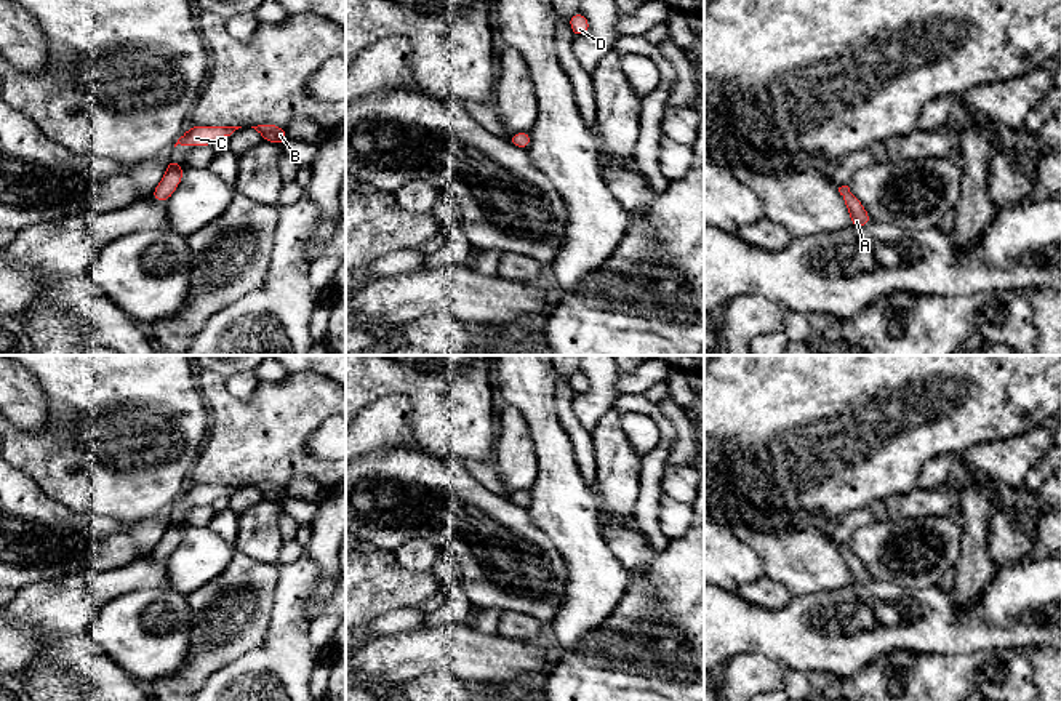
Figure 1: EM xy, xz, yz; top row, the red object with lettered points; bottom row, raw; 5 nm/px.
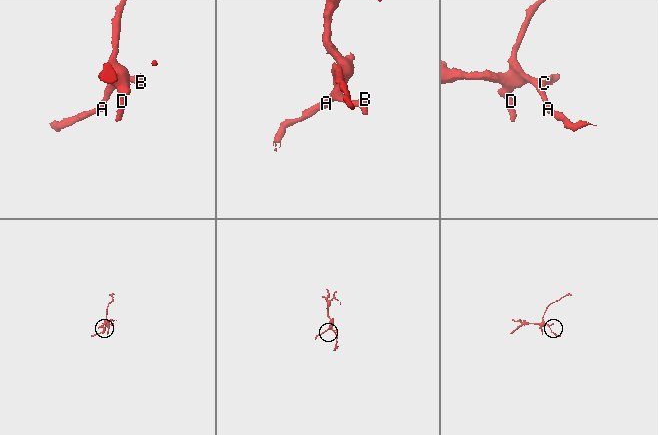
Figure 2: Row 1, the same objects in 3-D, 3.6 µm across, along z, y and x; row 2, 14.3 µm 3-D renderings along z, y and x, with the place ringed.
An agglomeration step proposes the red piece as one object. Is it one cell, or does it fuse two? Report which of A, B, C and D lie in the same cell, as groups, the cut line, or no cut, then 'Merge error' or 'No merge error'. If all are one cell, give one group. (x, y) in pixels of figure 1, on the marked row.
Groups: A B C D. No split. No merge error

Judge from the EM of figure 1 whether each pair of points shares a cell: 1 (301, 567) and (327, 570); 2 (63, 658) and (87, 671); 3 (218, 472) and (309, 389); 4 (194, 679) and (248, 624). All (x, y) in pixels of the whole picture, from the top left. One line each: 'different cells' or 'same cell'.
1: different cells
2: same cell
3: same cell
4: same cell

